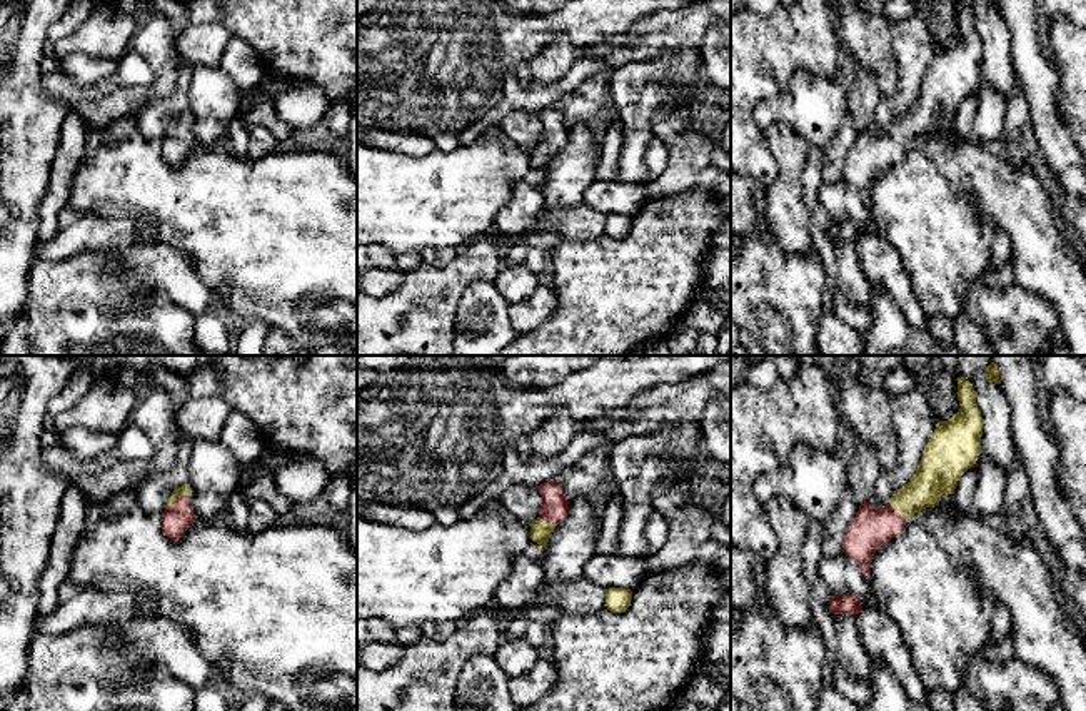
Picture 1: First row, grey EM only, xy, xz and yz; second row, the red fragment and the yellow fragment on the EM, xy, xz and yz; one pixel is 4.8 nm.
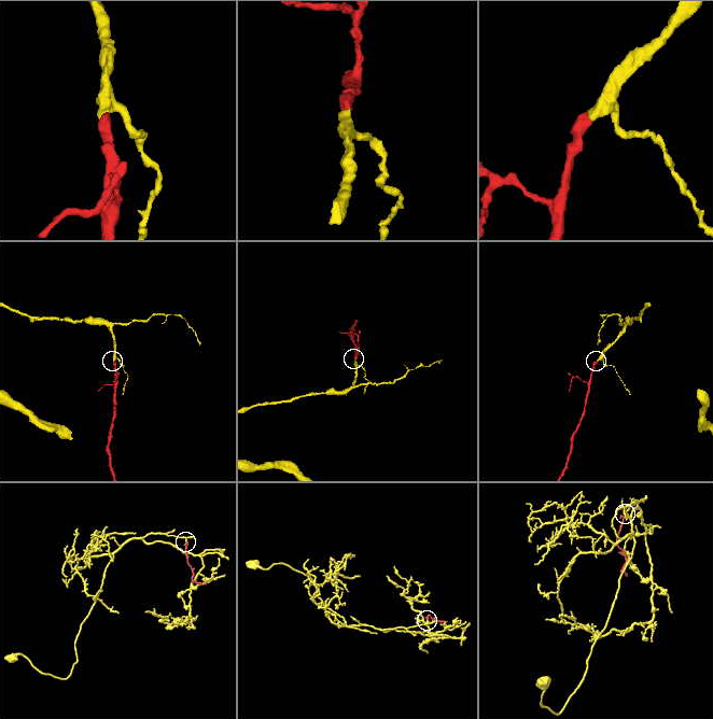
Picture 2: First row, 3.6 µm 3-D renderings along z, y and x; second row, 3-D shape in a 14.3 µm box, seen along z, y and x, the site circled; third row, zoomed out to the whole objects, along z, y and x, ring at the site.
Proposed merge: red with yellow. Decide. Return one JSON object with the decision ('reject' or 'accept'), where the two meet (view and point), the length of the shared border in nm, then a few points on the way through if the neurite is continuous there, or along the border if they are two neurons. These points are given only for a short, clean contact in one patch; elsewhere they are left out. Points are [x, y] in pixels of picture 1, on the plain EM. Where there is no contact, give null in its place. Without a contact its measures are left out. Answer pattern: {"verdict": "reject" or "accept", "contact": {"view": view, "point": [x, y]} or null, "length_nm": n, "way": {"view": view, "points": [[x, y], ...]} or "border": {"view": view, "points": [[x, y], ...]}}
{"verdict": "accept", "contact": {"view": "xy", "point": [177, 124]}, "length_nm": 140, "way": {"view": "xy", "points": [[175, 146], [177, 124], [186, 115]]}}

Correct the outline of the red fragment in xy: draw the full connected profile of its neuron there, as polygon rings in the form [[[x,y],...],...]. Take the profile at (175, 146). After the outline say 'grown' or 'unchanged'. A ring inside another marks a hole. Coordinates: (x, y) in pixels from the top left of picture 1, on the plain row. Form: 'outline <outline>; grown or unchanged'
outline [[[184,110],[172,118],[162,139],[162,157],[170,167],[178,167],[189,152],[197,147],[190,132],[192,113]]]; grown

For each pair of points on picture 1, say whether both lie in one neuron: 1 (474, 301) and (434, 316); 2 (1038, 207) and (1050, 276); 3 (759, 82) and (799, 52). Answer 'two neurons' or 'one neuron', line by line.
1: two neurons
2: one neuron
3: one neuron

